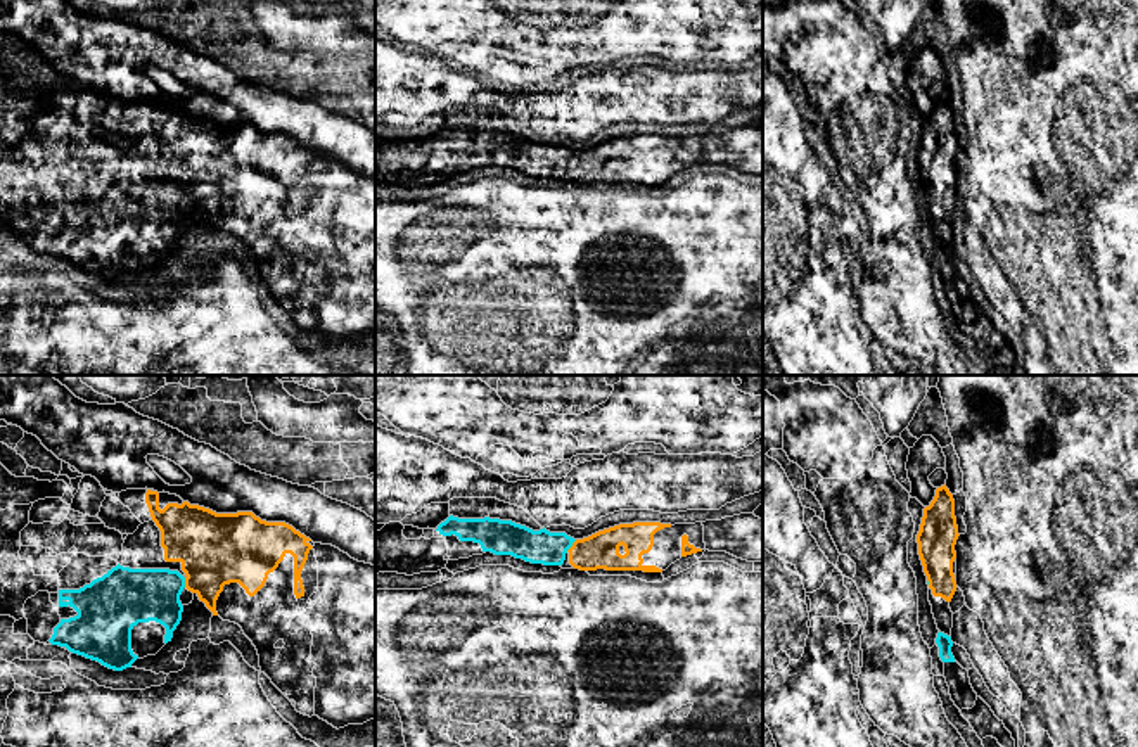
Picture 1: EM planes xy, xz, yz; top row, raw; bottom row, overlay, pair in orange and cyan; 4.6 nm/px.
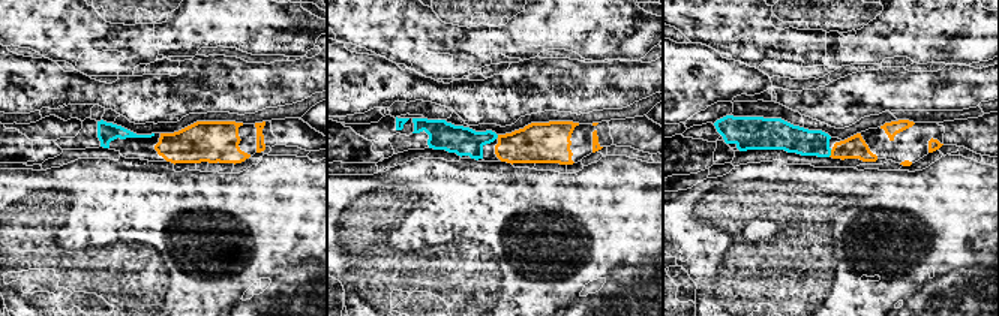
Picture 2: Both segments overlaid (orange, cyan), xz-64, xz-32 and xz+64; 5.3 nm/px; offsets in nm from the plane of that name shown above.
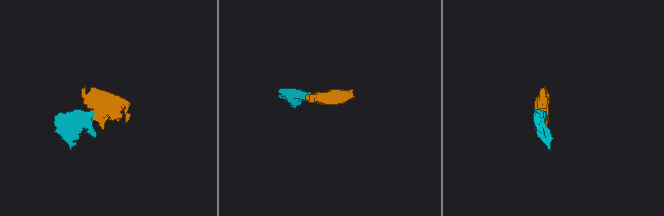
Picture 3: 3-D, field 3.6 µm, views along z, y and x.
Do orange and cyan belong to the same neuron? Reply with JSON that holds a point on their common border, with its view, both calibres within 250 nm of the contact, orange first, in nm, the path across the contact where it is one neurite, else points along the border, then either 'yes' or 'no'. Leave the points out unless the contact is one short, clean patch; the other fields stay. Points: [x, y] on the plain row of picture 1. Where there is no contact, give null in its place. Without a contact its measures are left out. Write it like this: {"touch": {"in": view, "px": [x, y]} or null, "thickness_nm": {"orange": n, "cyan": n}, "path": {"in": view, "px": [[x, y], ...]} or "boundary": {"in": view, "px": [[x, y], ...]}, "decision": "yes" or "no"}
{"touch": {"in": "xz", "px": [573, 158]}, "thickness_nm": {"orange": 170, "cyan": 160}, "path": {"in": "xz", "px": [[600, 163], [580, 163], [573, 158], [538, 159]]}, "decision": "yes"}

